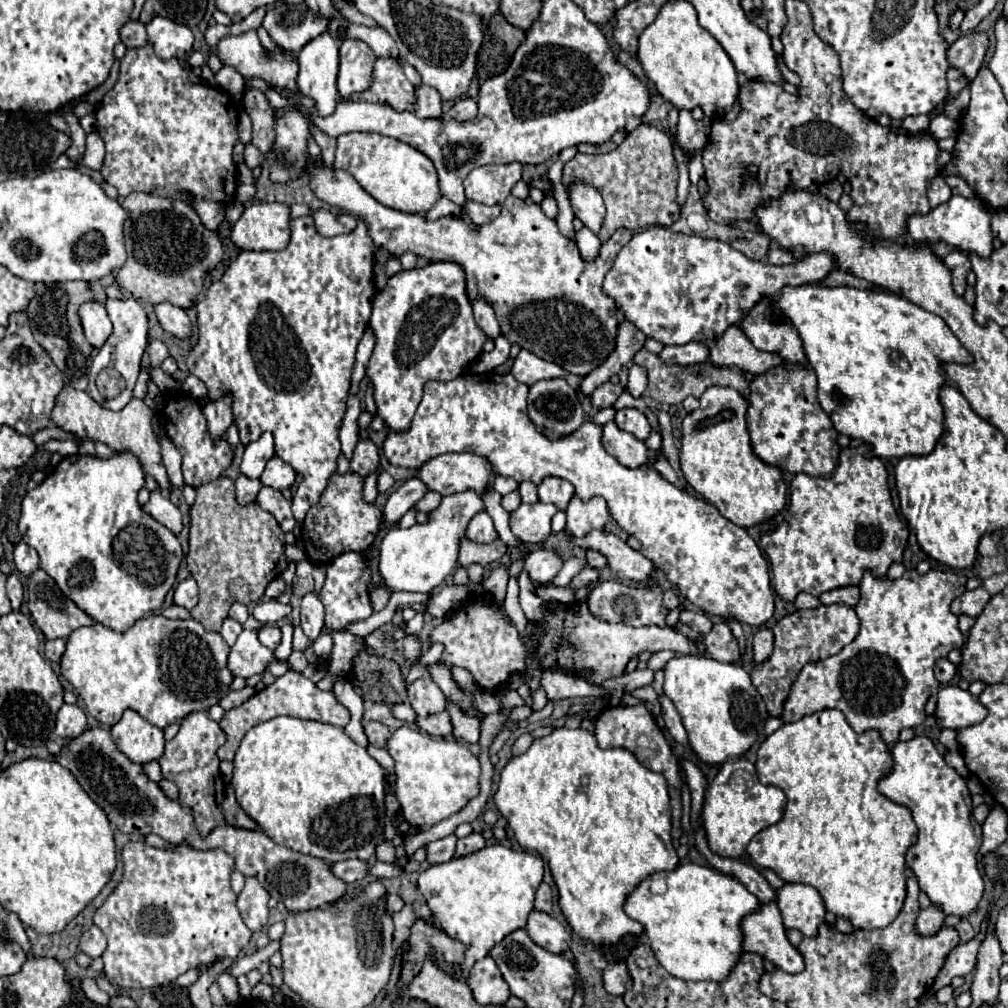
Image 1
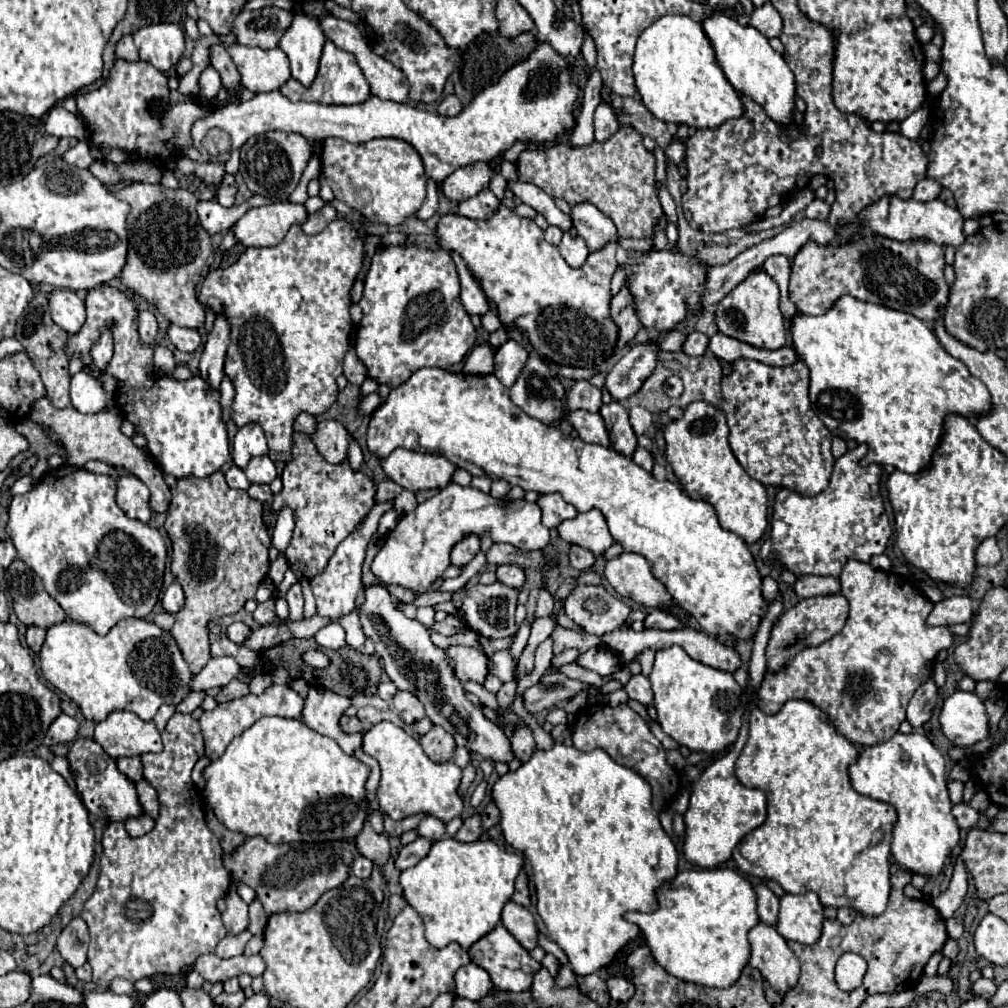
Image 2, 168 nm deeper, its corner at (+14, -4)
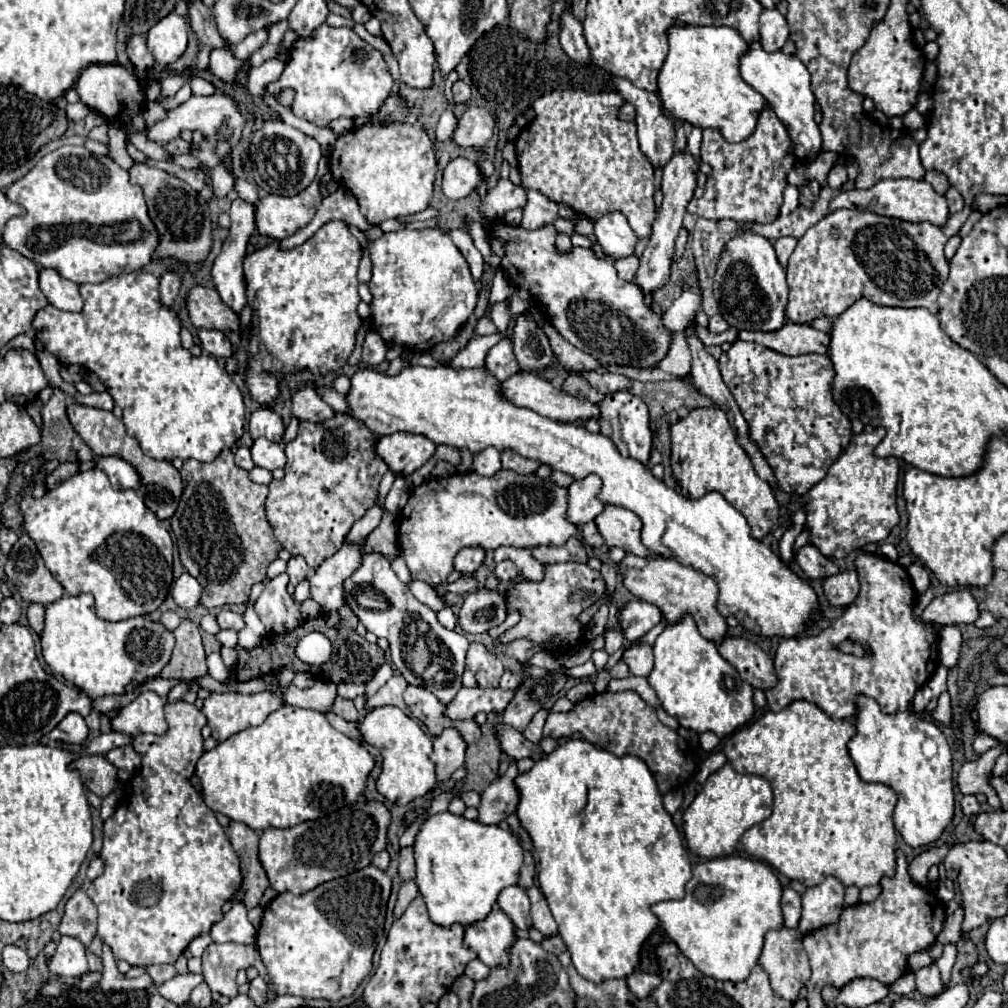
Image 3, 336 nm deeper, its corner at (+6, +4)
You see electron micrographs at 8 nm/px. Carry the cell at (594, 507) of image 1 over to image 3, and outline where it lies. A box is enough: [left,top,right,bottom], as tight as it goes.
[594,504,652,556]

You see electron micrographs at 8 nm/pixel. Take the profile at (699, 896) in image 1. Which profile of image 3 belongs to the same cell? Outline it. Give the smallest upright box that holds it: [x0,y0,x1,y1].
[652,856,784,982]

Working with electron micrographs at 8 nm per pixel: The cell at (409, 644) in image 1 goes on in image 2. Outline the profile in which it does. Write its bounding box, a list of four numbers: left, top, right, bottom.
[356,584,514,764]

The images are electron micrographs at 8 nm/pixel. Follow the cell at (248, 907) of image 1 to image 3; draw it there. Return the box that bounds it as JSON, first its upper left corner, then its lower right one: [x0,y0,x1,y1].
[210,904,256,944]

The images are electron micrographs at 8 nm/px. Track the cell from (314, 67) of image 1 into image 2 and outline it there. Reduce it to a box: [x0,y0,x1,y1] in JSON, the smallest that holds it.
[280,12,326,86]

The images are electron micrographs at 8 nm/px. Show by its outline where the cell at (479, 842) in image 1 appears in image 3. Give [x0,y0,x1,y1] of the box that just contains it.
[478,762,518,824]

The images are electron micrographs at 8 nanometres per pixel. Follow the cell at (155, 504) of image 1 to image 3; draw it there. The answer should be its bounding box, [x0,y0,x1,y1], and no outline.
[96,456,142,490]

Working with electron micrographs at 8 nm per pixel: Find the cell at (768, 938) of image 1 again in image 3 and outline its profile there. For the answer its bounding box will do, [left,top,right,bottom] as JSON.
[760,928,810,1002]

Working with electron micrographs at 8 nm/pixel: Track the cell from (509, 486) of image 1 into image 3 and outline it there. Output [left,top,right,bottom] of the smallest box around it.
[472,448,502,476]

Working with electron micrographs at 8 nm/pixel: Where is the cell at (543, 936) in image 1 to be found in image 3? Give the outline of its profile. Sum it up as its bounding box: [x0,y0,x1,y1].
[498,886,532,930]

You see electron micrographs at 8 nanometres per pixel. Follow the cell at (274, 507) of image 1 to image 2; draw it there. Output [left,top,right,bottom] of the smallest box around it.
[248,484,272,502]

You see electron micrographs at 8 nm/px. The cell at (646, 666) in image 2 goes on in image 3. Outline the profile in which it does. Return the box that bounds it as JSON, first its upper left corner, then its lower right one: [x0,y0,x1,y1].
[618,554,728,642]

